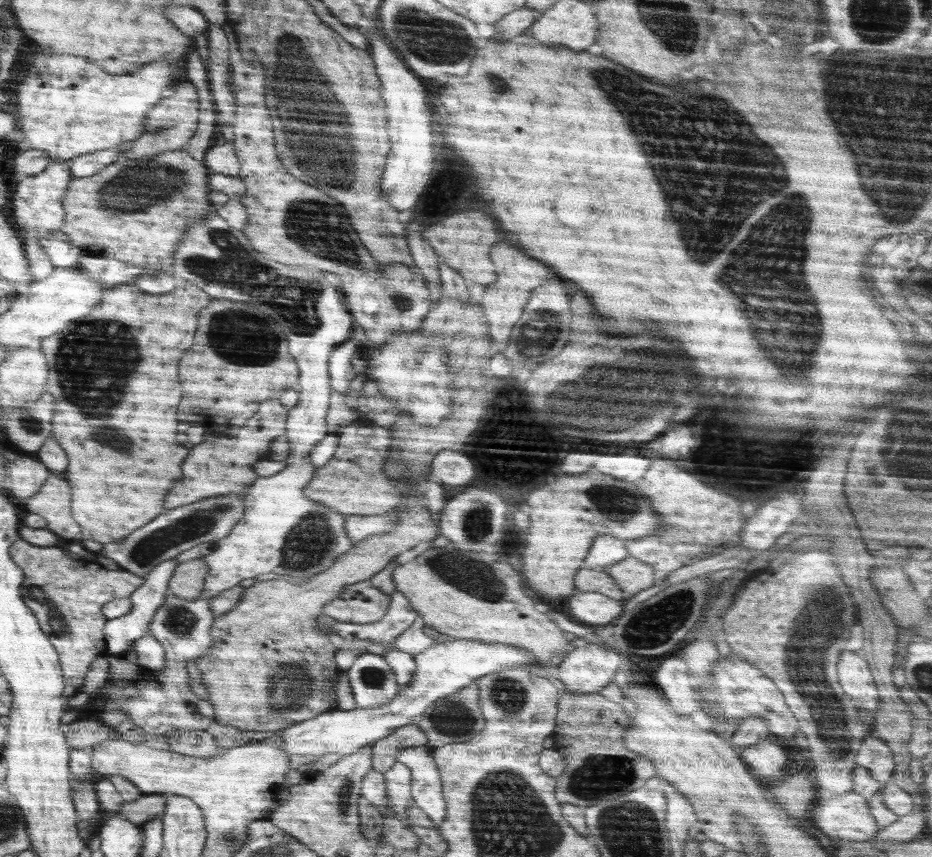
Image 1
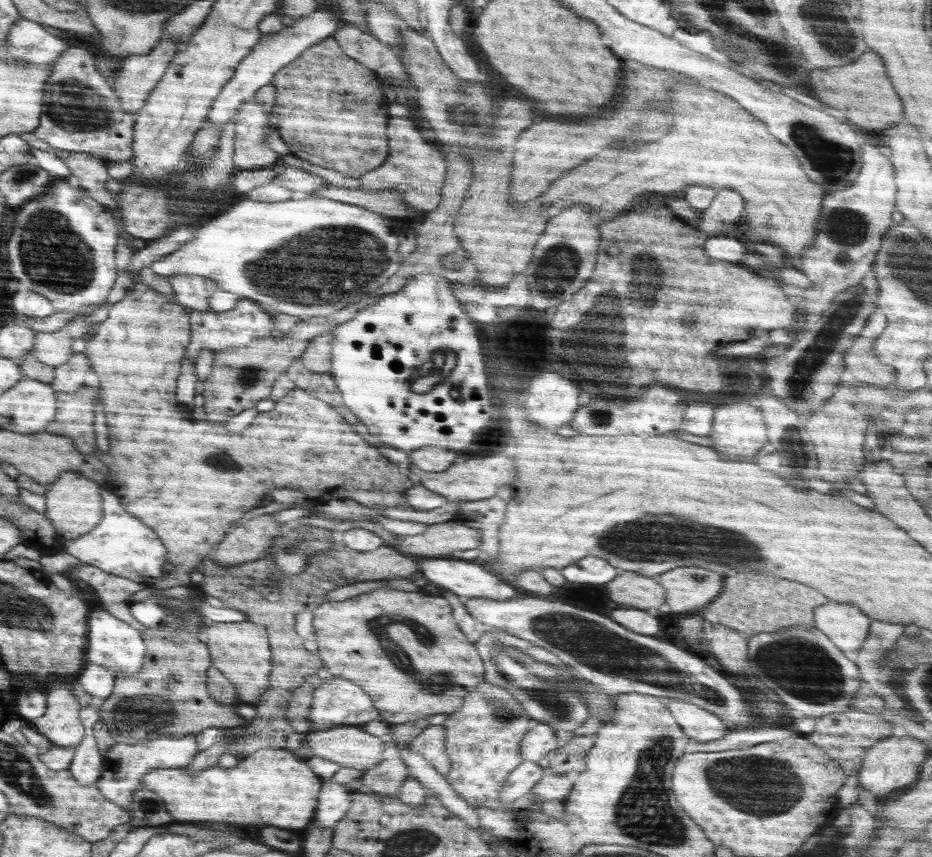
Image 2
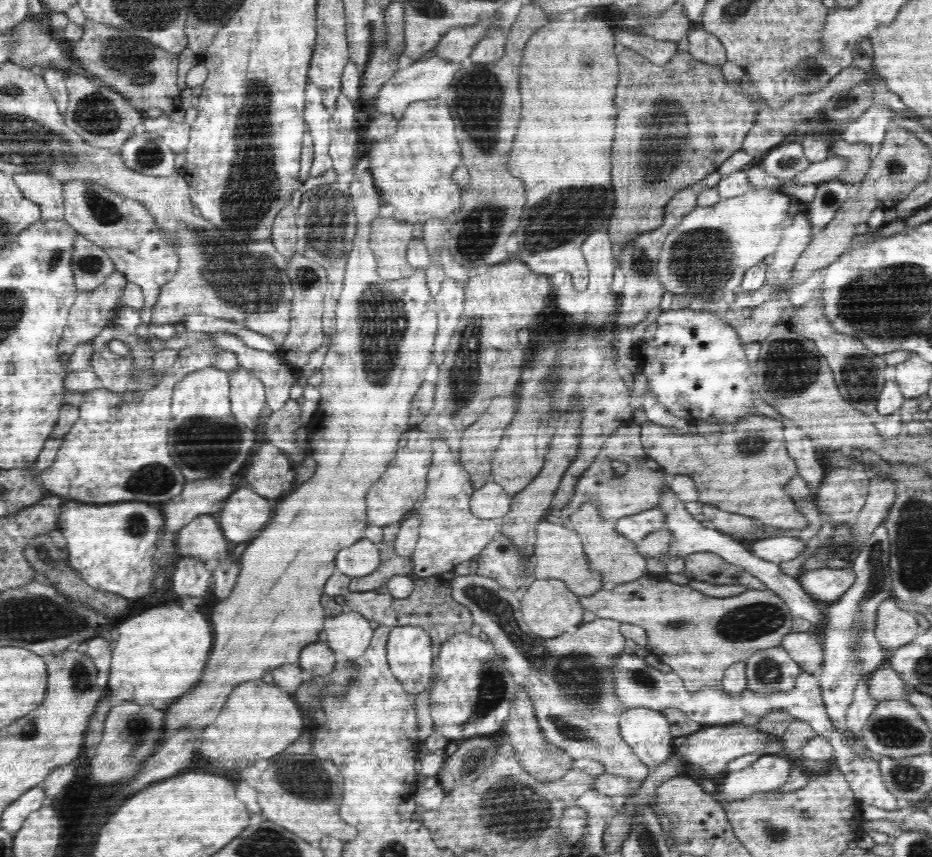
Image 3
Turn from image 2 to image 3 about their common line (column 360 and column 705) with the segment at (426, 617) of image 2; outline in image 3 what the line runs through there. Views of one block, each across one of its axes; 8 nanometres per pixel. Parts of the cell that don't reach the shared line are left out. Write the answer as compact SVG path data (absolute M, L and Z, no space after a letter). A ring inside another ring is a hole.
M648 574L629 583L604 586L592 596L578 597L584 610L593 612L598 618L613 619L622 623L642 627L647 634L646 648L655 654L658 661L671 666L683 680L688 692L698 692L704 686L721 686L721 678L726 668L734 662L748 660L754 652L764 648L781 646L782 638L792 632L793 616L788 605L770 589L746 589L738 596L716 598L691 589L688 585L678 585L671 581L656 580Z

